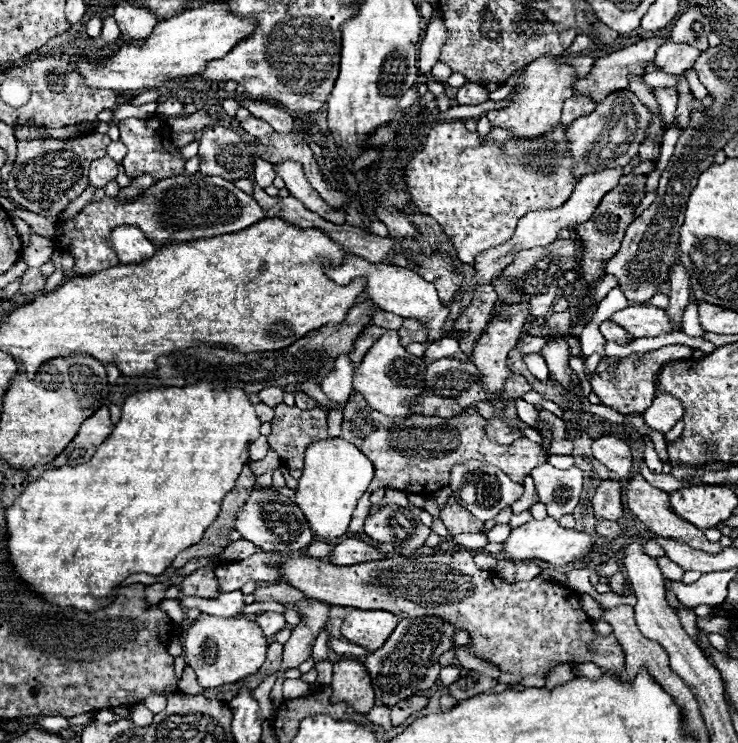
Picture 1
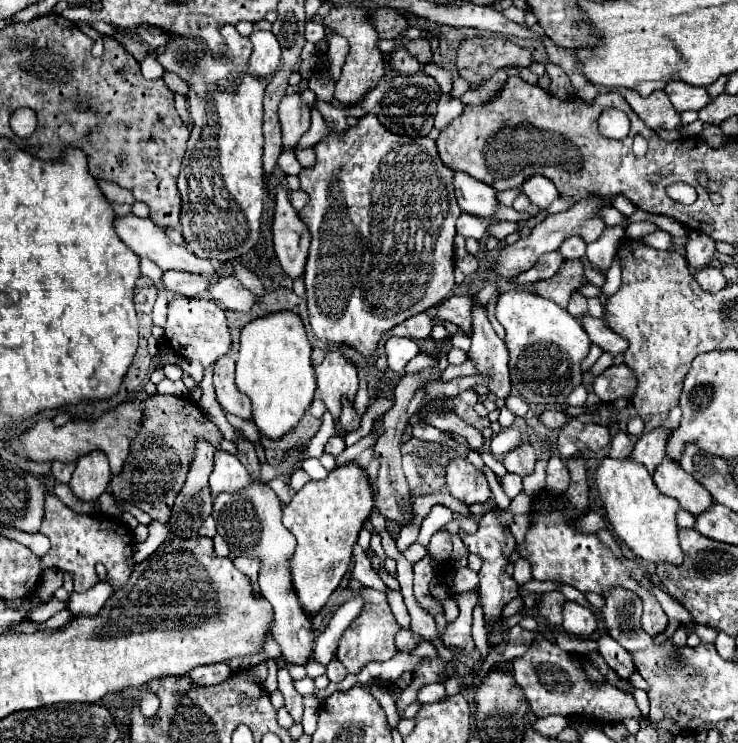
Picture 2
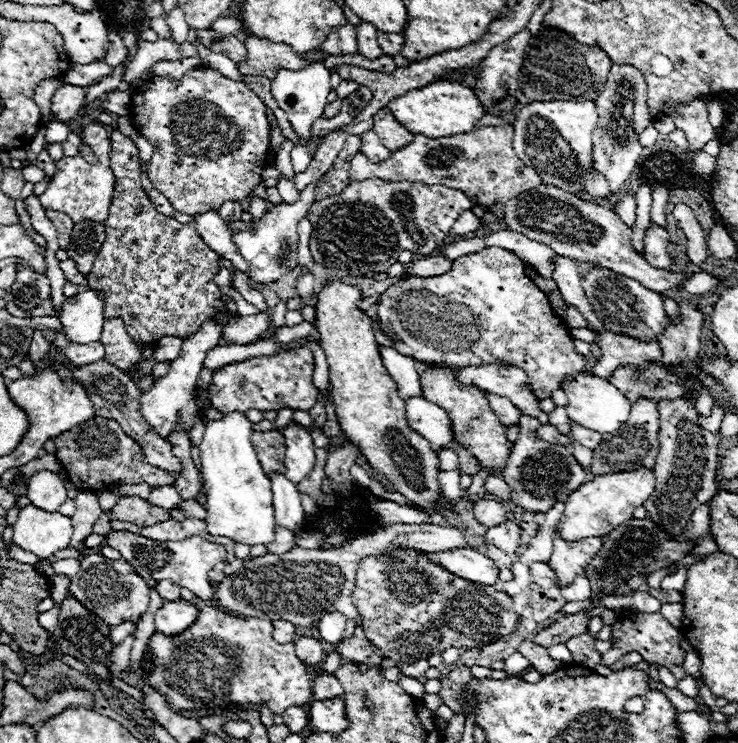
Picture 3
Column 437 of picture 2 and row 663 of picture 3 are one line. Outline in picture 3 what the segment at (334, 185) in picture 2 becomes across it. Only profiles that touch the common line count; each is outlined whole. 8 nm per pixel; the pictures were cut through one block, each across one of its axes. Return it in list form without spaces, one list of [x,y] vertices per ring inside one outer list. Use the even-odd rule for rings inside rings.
[[[204,606],[198,610],[198,618],[194,620],[192,626],[188,626],[182,634],[178,636],[166,636],[166,634],[160,634],[160,632],[154,632],[150,638],[148,638],[148,646],[146,646],[146,652],[148,652],[148,658],[152,662],[152,670],[146,674],[146,684],[152,686],[154,690],[158,690],[160,694],[166,696],[168,704],[176,710],[202,710],[202,708],[208,708],[208,710],[234,710],[236,704],[240,708],[246,708],[246,706],[256,706],[256,704],[264,704],[270,708],[272,714],[282,714],[286,708],[290,706],[308,706],[310,700],[312,700],[312,680],[310,680],[310,672],[308,672],[308,666],[296,656],[294,652],[294,644],[288,642],[288,644],[278,644],[274,638],[272,638],[272,626],[270,622],[266,620],[260,620],[260,618],[238,618],[238,616],[230,616],[218,608],[212,608],[212,606]]]

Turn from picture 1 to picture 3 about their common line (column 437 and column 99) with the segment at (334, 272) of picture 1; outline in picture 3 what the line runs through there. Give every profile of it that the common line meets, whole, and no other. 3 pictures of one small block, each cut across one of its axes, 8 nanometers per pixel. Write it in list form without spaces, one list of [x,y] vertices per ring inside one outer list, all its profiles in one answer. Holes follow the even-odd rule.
[[[82,290],[64,300],[60,310],[60,322],[70,342],[88,344],[98,342],[104,324],[104,296],[98,290]]]

